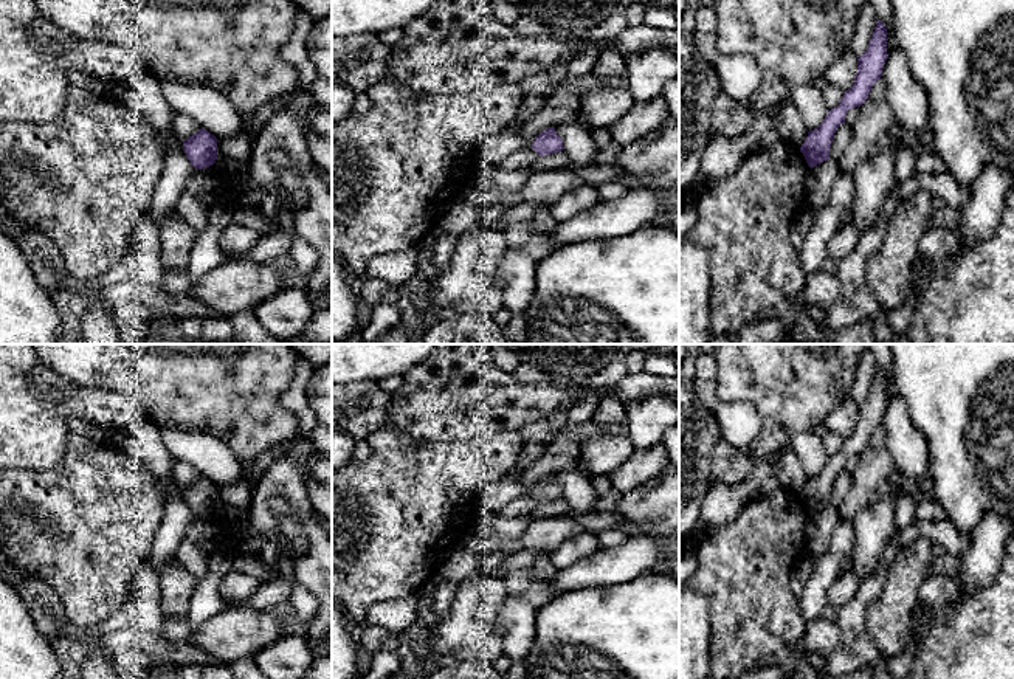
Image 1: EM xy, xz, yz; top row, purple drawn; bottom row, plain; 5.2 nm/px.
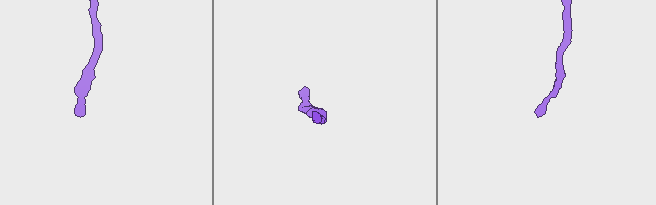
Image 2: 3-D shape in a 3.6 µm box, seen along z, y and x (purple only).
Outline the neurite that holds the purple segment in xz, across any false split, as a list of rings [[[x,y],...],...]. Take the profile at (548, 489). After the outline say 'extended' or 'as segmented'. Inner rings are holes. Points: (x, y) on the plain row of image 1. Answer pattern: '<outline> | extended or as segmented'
[[[549,474],[535,485],[532,496],[538,502],[544,504],[544,502],[561,499],[563,488],[557,482],[555,474]]] | as segmented

